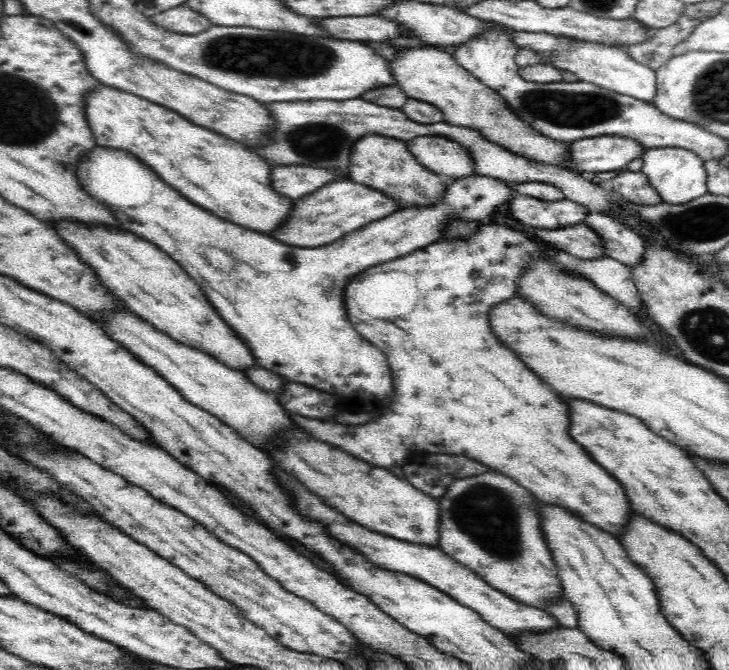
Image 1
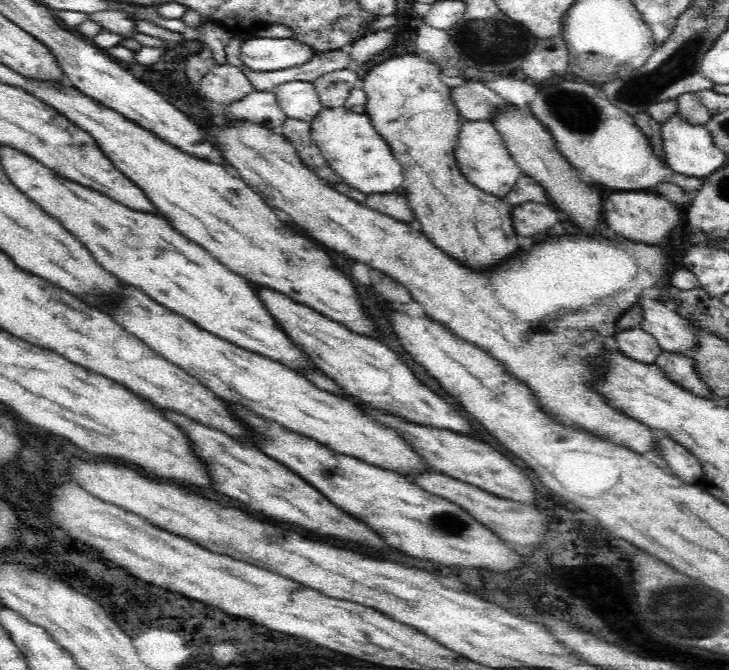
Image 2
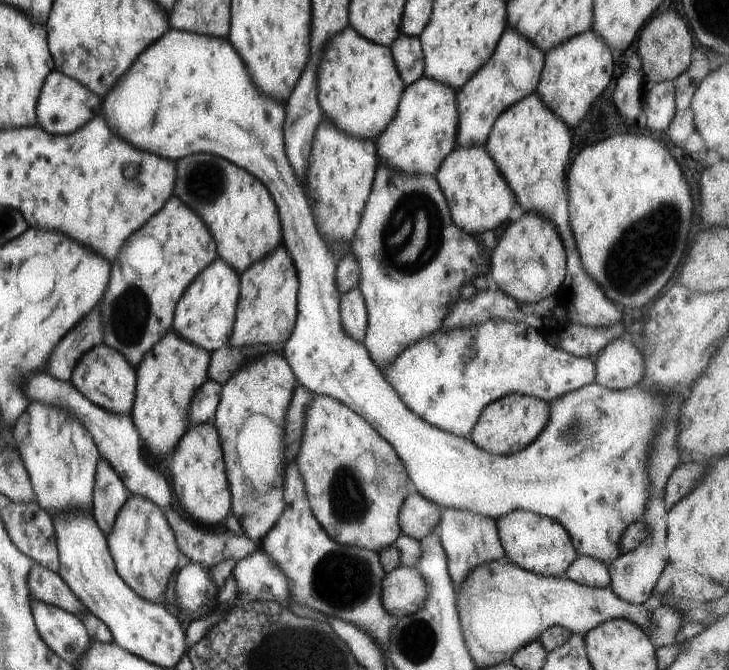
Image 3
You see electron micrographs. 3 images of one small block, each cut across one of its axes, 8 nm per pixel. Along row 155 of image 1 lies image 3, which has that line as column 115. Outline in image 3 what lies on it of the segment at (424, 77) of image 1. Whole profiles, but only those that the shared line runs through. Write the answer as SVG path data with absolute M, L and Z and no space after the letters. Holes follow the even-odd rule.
M130 494L115 516L115 522L111 526L111 532L106 536L106 542L119 578L139 598L153 604L162 602L168 580L181 552L159 506L155 506L147 498Z

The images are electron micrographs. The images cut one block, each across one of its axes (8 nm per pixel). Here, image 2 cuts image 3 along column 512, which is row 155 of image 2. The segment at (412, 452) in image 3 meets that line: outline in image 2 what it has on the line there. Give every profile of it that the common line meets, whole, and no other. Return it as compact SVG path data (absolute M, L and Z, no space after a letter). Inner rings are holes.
M463 121L453 153L456 164L462 175L468 179L468 183L499 199L504 200L505 196L516 184L518 178L523 175L522 171L518 169L516 161L506 150L504 141L494 128L492 121Z

